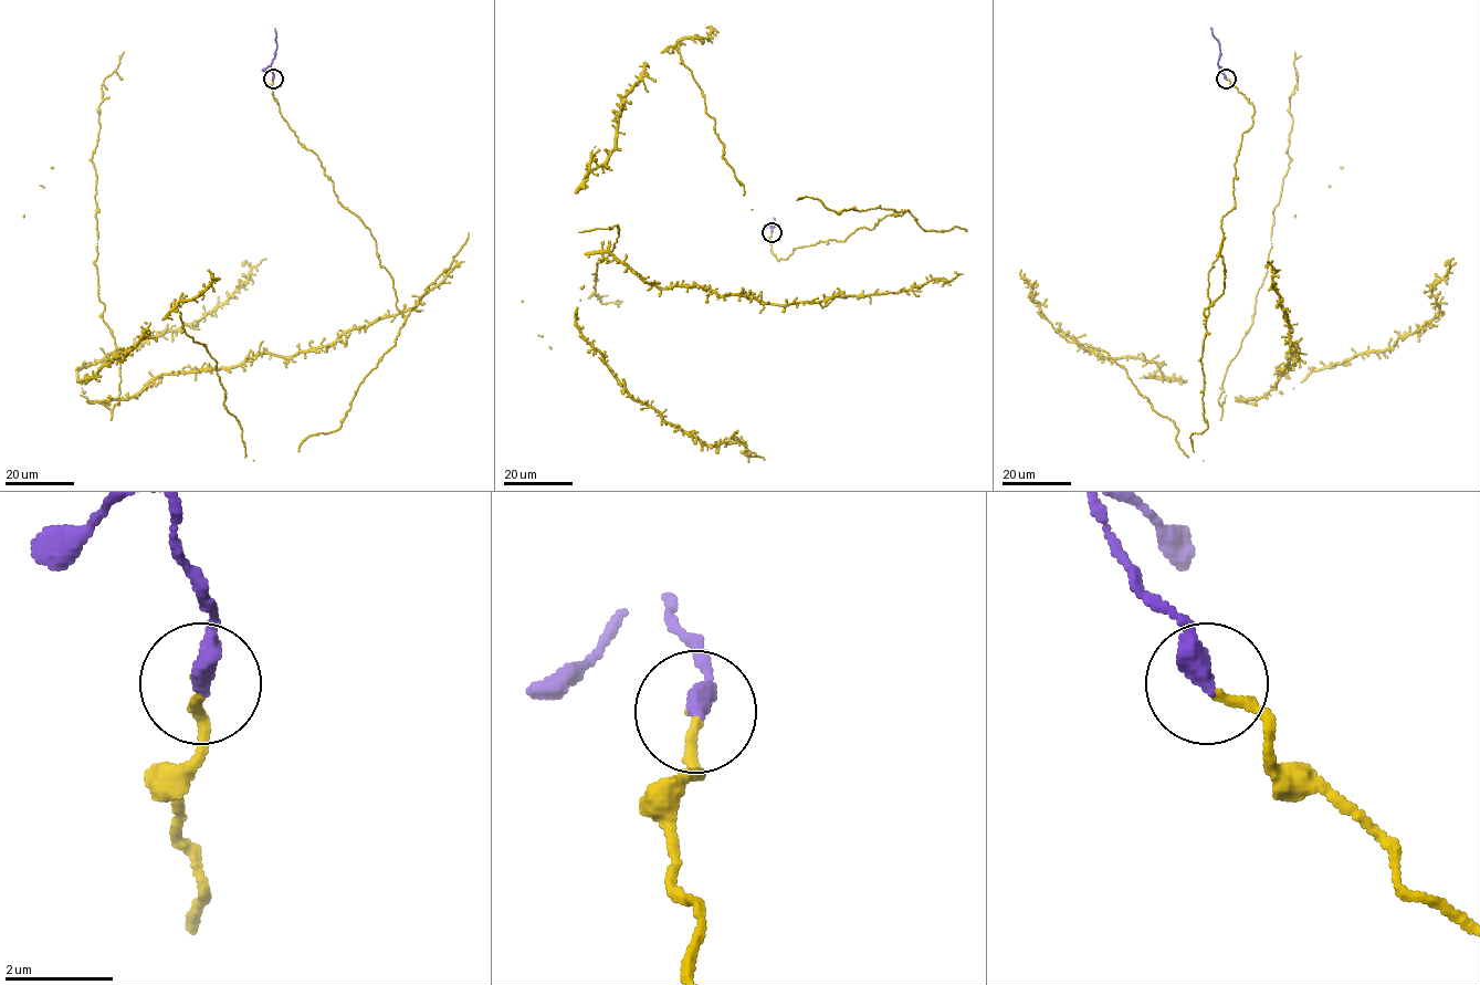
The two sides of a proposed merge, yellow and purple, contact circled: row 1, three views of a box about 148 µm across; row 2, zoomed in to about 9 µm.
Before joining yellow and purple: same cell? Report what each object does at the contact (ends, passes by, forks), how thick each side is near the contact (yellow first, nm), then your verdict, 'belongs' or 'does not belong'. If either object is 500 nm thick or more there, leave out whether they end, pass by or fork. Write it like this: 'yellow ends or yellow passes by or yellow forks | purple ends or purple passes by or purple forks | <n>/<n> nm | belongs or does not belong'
yellow ends | purple ends | 170/400 nm | belongs

